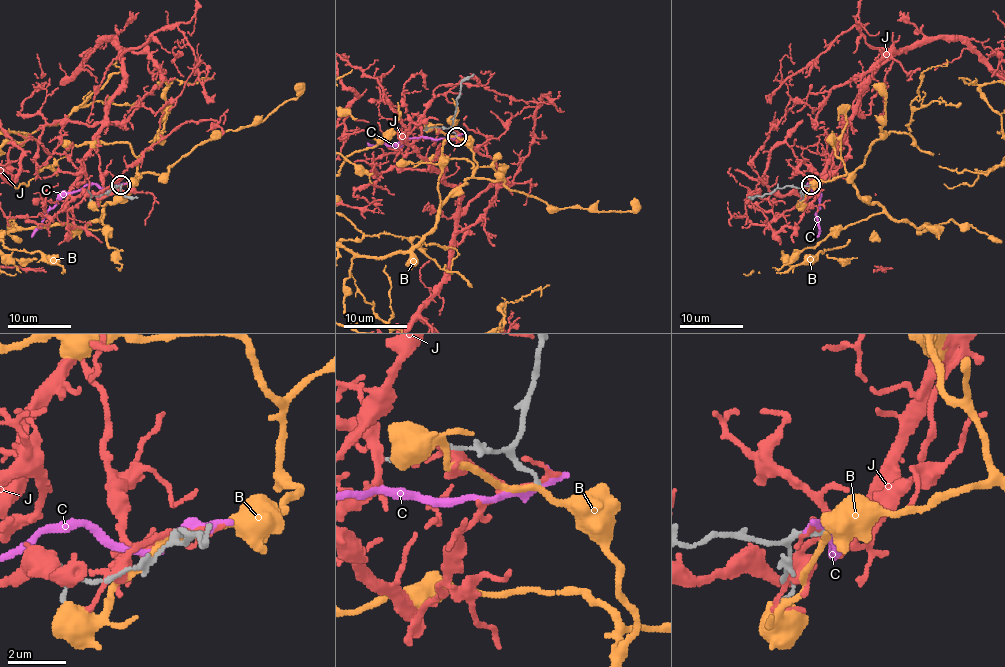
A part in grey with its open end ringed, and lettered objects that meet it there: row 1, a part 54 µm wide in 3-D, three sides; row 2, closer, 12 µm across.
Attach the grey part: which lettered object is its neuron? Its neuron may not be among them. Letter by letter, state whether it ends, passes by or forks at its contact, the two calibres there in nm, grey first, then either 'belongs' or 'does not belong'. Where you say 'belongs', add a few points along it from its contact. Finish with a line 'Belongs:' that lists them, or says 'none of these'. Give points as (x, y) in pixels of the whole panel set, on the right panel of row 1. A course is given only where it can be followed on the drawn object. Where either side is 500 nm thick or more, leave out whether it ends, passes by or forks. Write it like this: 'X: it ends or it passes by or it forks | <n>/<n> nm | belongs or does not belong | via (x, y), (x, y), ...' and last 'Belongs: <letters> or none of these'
B: it passes by | 180/200 nm | does not belong
C: it ends | 170/400 nm | does not belong
J: it forks | 180/130 nm | does not belong
Belongs: none of these

